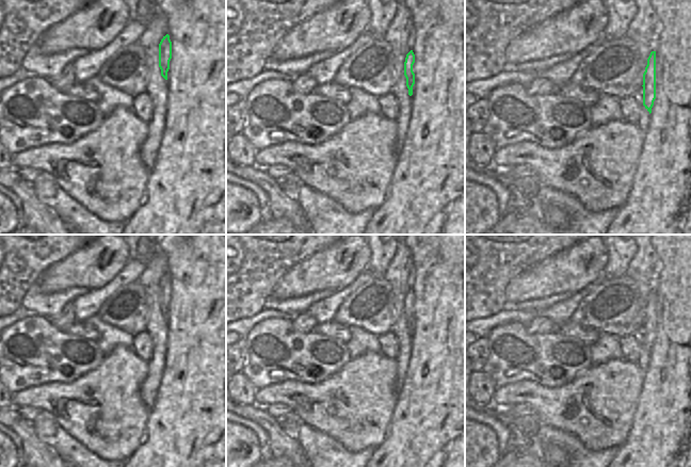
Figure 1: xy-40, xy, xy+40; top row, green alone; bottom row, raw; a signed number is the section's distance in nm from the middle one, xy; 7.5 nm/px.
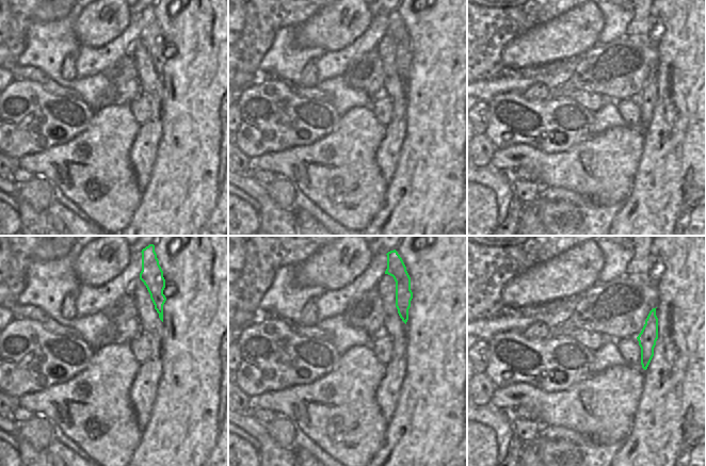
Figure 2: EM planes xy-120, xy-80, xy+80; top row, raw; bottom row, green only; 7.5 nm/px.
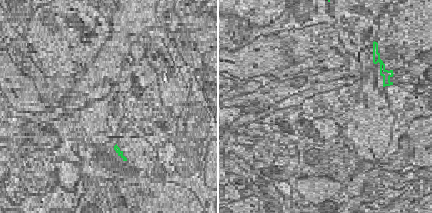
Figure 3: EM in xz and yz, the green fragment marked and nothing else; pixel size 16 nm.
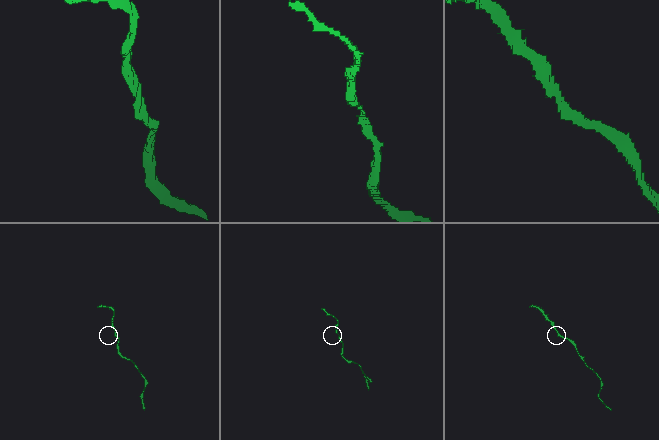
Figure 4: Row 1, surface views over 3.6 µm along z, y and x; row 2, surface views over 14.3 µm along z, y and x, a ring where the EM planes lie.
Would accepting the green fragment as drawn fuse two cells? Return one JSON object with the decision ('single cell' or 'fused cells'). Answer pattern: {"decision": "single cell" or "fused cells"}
{"decision": "single cell"}

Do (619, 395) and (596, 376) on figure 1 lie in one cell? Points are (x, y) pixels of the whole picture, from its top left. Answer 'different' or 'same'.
same

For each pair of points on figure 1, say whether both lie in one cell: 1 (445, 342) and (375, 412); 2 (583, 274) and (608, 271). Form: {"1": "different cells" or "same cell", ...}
{"1": "different cells", "2": "different cells"}

